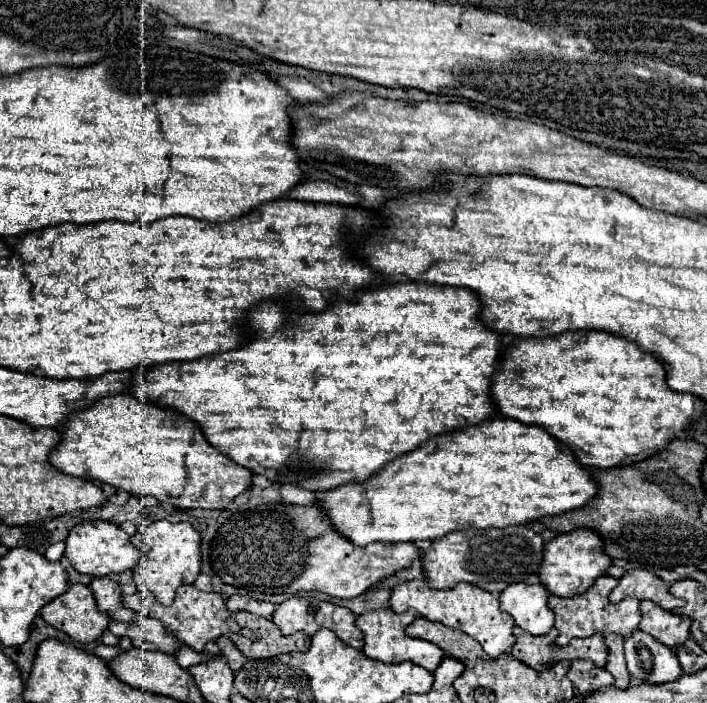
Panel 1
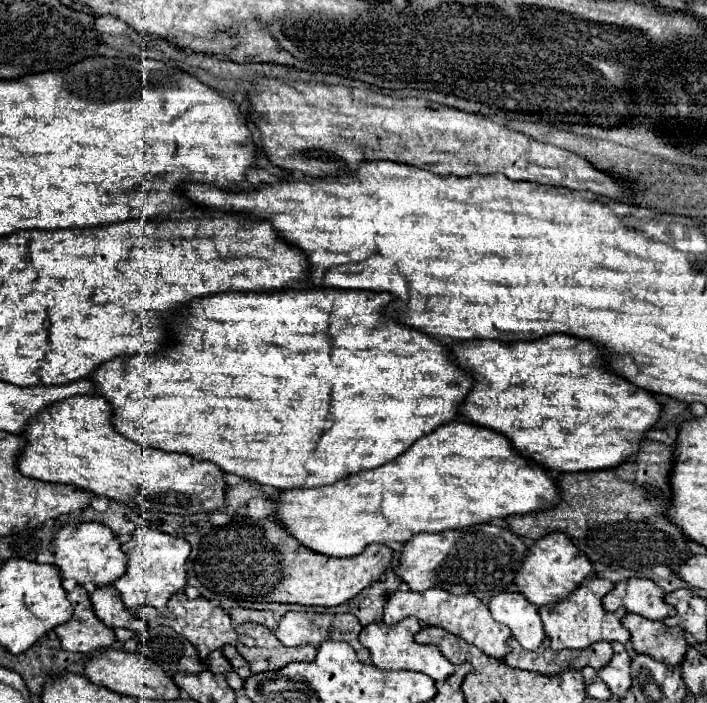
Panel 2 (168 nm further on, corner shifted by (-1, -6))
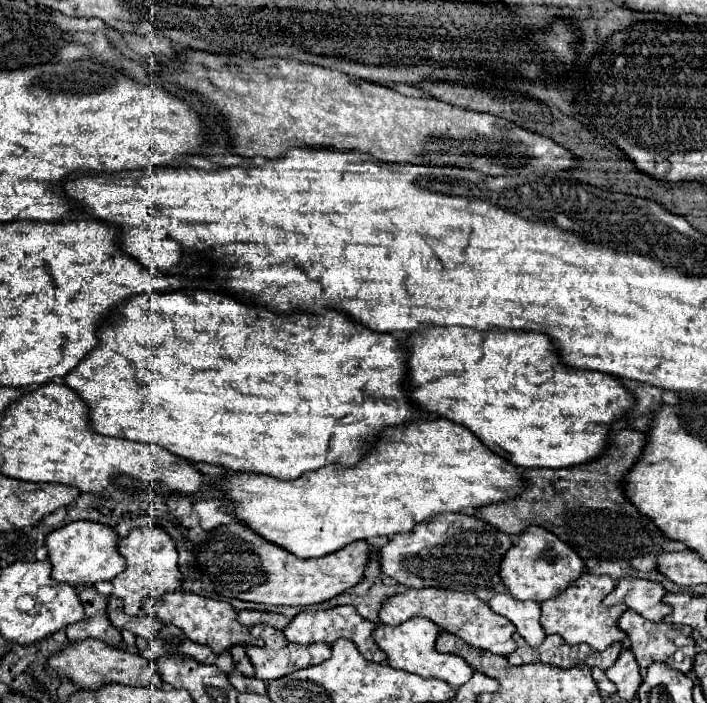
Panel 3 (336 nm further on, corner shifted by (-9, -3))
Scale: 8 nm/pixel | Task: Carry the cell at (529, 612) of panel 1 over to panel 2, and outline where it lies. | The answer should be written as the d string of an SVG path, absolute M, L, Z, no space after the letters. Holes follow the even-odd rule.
M502 592L488 602L488 610L494 620L506 624L512 630L512 636L526 650L536 650L544 636L542 620L538 616L538 608L530 604L520 592Z

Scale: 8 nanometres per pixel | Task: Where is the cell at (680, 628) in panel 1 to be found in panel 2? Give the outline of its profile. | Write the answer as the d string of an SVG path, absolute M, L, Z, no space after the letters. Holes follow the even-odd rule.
M626 614L622 626L630 632L632 648L636 652L644 652L668 666L682 664L686 656L686 640L680 626L668 628L664 622L652 622L638 614Z

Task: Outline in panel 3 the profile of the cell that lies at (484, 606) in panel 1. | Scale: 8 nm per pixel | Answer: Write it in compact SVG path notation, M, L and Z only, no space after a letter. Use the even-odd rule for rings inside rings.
M408 589L404 593L398 593L390 597L382 609L380 619L386 625L400 625L408 621L410 617L428 617L434 621L442 631L454 633L460 639L464 639L468 645L498 653L498 655L510 655L516 651L516 643L512 635L516 633L516 627L502 615L492 613L488 603L480 601L476 595L466 595L460 591L448 591L448 589Z

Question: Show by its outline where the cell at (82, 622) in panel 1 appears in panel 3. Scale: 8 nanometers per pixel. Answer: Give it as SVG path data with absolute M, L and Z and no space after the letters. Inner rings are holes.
M84 587L84 591L80 593L80 601L86 609L86 615L82 621L66 627L66 635L70 643L80 643L84 639L100 639L108 645L118 645L122 641L122 635L108 621L108 615L106 615L108 599L100 595L94 587Z

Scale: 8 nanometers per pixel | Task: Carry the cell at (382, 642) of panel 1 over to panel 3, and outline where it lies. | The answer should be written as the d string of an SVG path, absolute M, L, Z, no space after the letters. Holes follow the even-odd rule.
M414 617L414 619L408 619L400 625L396 625L396 627L380 623L374 629L372 637L374 637L376 645L386 653L390 667L410 671L410 673L418 673L422 677L438 677L438 679L450 683L452 687L460 687L472 677L474 669L458 655L436 653L434 643L436 643L438 633L440 633L440 629L436 623L432 623L430 619L424 619L424 617Z

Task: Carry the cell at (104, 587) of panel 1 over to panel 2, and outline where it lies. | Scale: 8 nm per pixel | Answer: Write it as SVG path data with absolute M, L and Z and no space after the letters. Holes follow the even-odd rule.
M102 586L92 596L92 606L96 616L110 628L130 628L134 634L144 628L144 622L132 614L120 600L120 592L114 586Z

